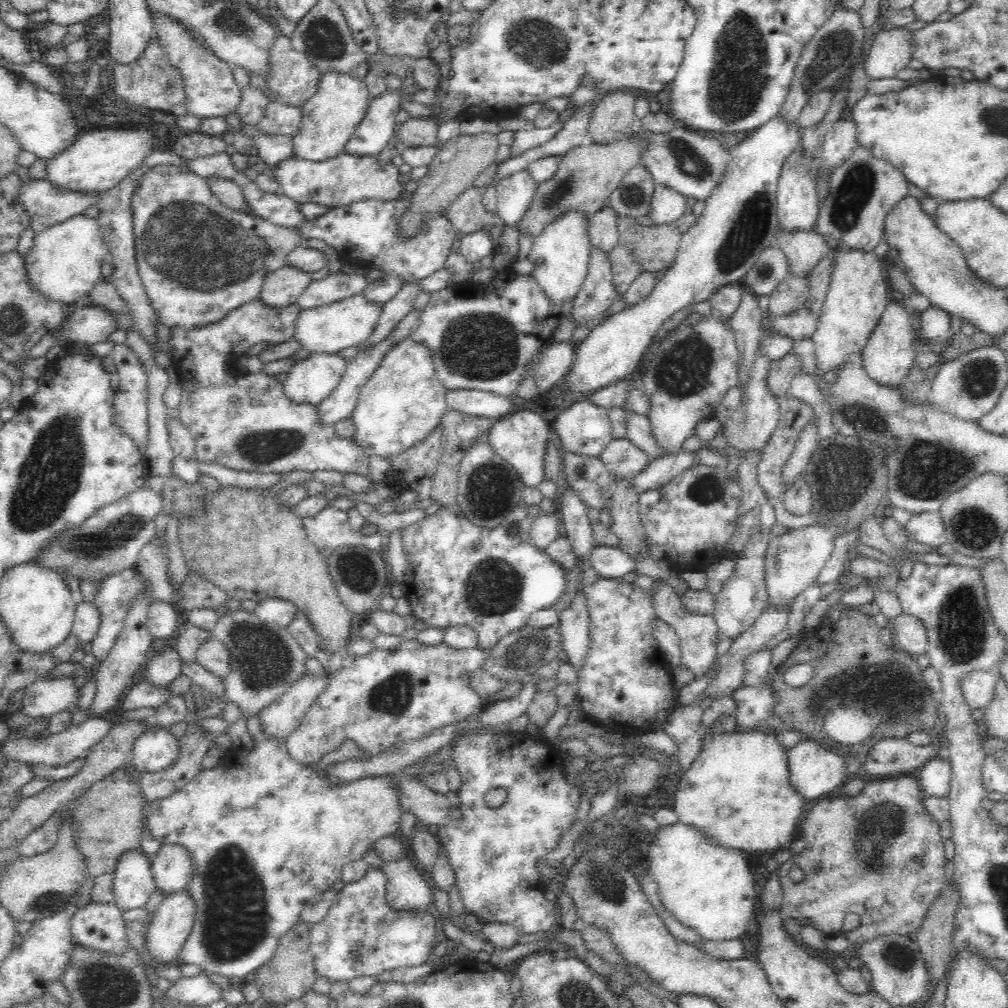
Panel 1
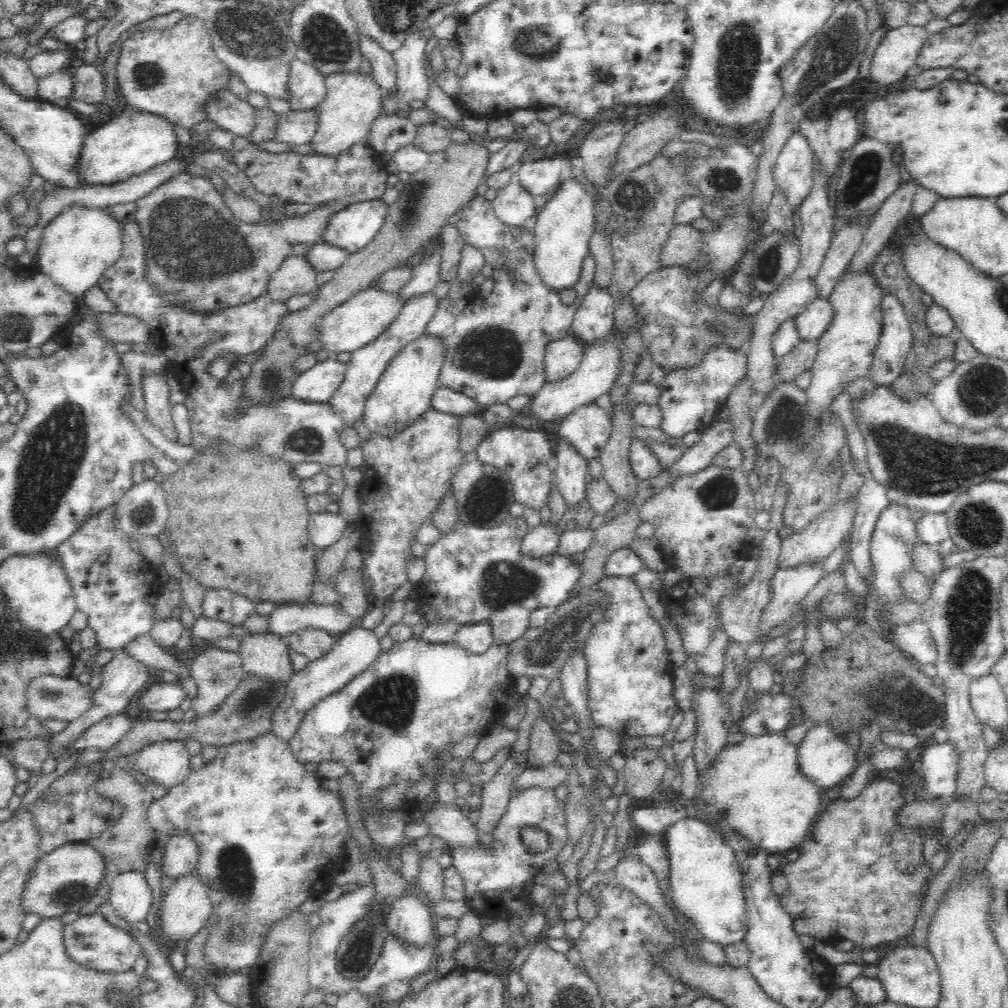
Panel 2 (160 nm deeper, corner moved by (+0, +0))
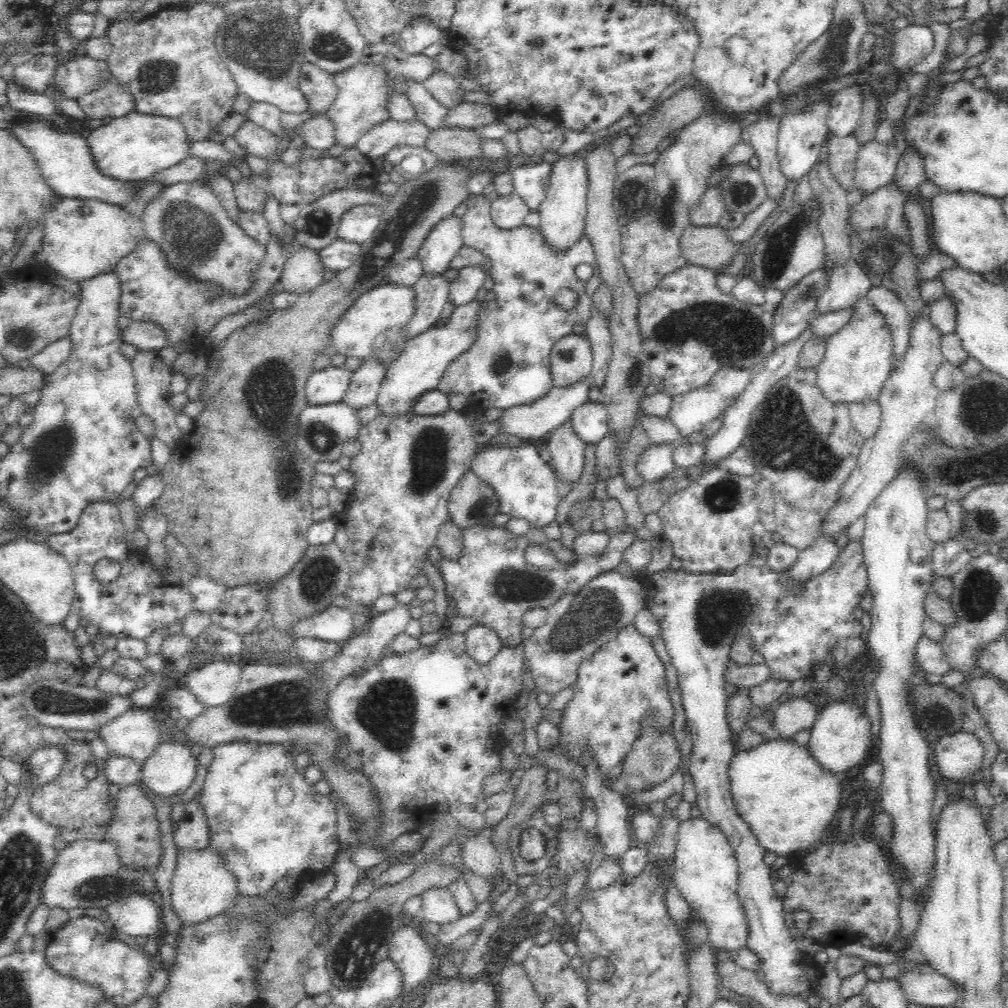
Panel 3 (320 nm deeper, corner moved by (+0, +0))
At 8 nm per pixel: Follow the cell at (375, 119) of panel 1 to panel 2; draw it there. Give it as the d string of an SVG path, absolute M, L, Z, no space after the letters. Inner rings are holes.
M431 29L414 32L406 38L402 48L392 53L397 77L395 87L391 91L383 91L380 117L403 114L409 109L408 103L412 100L425 102L429 84L426 80L424 50L432 36Z

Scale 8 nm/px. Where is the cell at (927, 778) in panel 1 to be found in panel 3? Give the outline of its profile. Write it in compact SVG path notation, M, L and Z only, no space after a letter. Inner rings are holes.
M959 730L942 735L931 744L932 758L942 781L950 788L950 782L970 778L982 766L984 748L978 738L970 732Z

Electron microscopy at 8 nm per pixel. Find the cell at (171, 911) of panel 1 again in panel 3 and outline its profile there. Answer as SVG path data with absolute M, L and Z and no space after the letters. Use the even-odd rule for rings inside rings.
M209 848L206 850L177 850L177 866L170 882L170 908L183 926L198 926L220 916L233 905L237 896L234 879L222 869L222 859Z

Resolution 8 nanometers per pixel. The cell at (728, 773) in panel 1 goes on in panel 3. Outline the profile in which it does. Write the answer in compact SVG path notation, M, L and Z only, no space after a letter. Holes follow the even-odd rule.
M790 739L765 740L749 750L740 747L738 751L735 751L734 756L731 756L730 762L727 764L727 780L729 780L730 795L732 795L732 801L734 801L734 807L738 812L738 817L750 827L750 831L754 834L760 846L764 847L766 850L770 850L770 852L778 855L778 857L787 857L797 850L808 848L808 846L812 847L814 844L822 842L822 836L828 836L828 834L824 834L824 830L828 832L828 828L833 828L836 812L838 812L842 804L842 786L840 785L839 777L823 770L823 768L811 758L805 746L799 745L796 741L790 742Z

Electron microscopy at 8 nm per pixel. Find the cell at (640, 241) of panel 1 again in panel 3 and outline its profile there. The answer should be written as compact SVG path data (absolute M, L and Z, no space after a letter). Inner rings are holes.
M719 225L688 226L679 238L680 256L686 265L721 271L731 263L738 249L728 231Z

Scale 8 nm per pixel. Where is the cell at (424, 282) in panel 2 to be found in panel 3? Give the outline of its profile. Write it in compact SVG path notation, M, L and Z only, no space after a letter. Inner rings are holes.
M450 214L426 236L415 254L424 276L442 276L448 269L457 248L463 245L461 220Z

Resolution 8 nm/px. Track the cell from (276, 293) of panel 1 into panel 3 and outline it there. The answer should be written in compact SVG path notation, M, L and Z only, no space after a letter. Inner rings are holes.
M295 247L283 264L278 284L284 292L310 292L324 281L325 269L319 260L318 251Z

